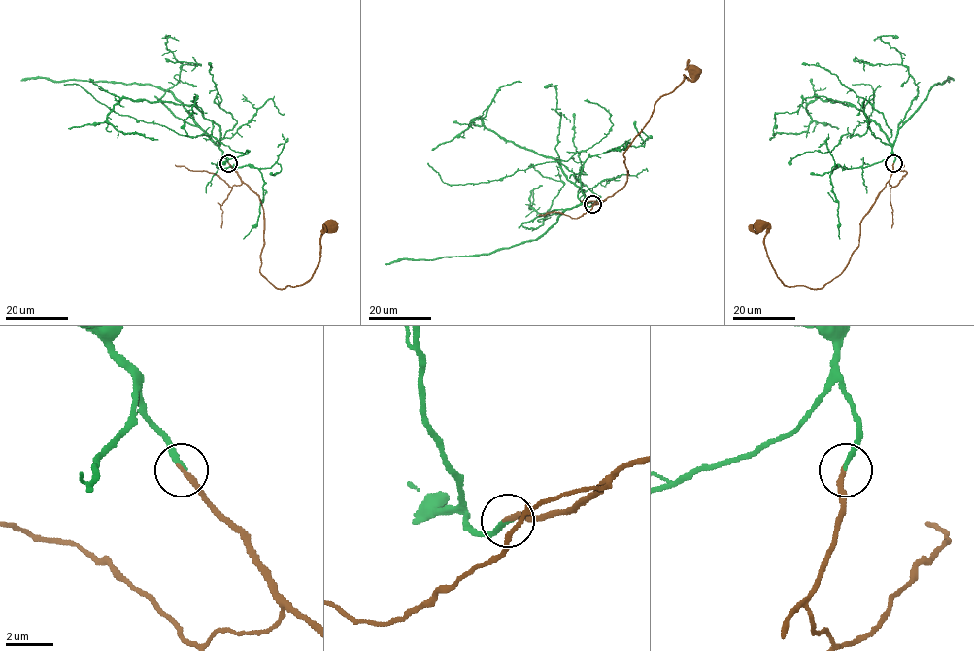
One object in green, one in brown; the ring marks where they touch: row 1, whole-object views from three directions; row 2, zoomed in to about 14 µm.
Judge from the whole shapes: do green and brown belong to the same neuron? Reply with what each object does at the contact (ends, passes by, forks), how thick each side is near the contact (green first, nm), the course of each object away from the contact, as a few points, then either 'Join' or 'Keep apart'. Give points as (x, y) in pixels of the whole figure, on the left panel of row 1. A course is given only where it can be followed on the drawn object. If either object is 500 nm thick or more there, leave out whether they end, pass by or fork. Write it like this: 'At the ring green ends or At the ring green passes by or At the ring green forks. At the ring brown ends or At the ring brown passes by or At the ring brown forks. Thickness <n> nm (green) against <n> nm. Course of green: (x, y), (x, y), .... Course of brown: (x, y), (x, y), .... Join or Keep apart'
At the ring green ends. At the ring brown ends. Thickness 180 nm (green) against 200 nm. Course of green: (228, 163), (219, 147), (219, 126), (195, 106), (122, 98), (114, 105), (107, 120), (118, 131), (158, 140). Course of brown: (228, 163), (262, 206), (260, 273), (276, 288), (297, 286), (311, 278), (319, 259), (320, 236), (331, 223). Join

